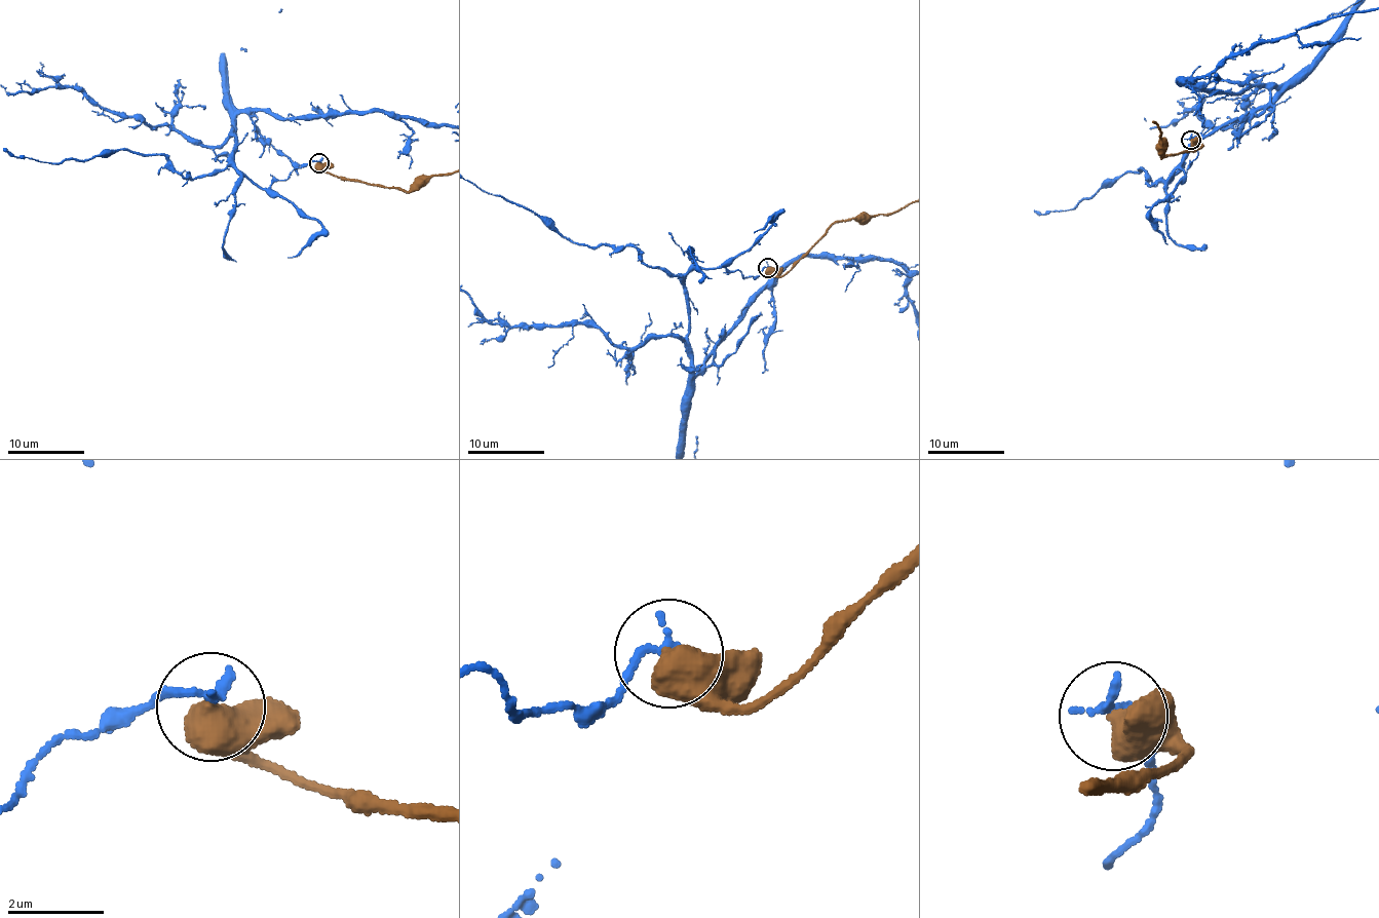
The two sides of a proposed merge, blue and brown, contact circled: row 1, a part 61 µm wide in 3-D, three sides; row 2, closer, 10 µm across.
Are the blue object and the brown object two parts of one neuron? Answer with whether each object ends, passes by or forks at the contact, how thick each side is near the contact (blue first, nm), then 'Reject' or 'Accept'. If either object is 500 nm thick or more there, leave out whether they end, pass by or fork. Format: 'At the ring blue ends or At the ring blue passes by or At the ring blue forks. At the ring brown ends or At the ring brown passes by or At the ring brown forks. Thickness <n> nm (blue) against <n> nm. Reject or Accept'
Thickness 220 nm (blue) against 700 nm. Reject

